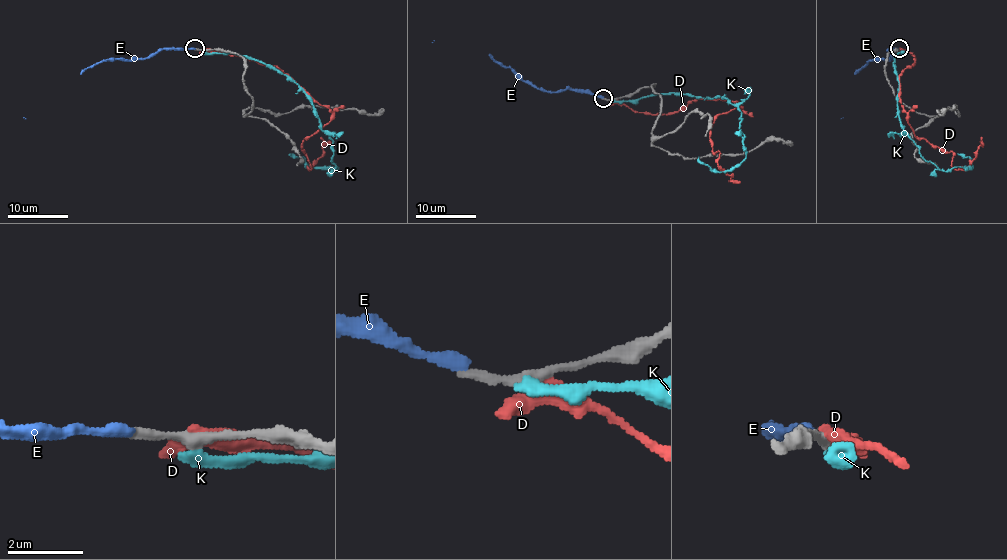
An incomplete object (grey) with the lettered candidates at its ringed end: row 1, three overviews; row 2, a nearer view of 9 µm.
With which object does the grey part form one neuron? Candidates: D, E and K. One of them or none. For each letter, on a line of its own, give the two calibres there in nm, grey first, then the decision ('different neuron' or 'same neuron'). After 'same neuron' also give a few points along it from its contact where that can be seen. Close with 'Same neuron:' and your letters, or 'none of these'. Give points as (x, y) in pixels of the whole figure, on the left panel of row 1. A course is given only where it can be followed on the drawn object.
D: calibres 280 and 380 nm; different neuron
E: calibres 240 and 320 nm; different neuron
K: calibres 280 and 340 nm; different neuron
Same neuron: none of these

